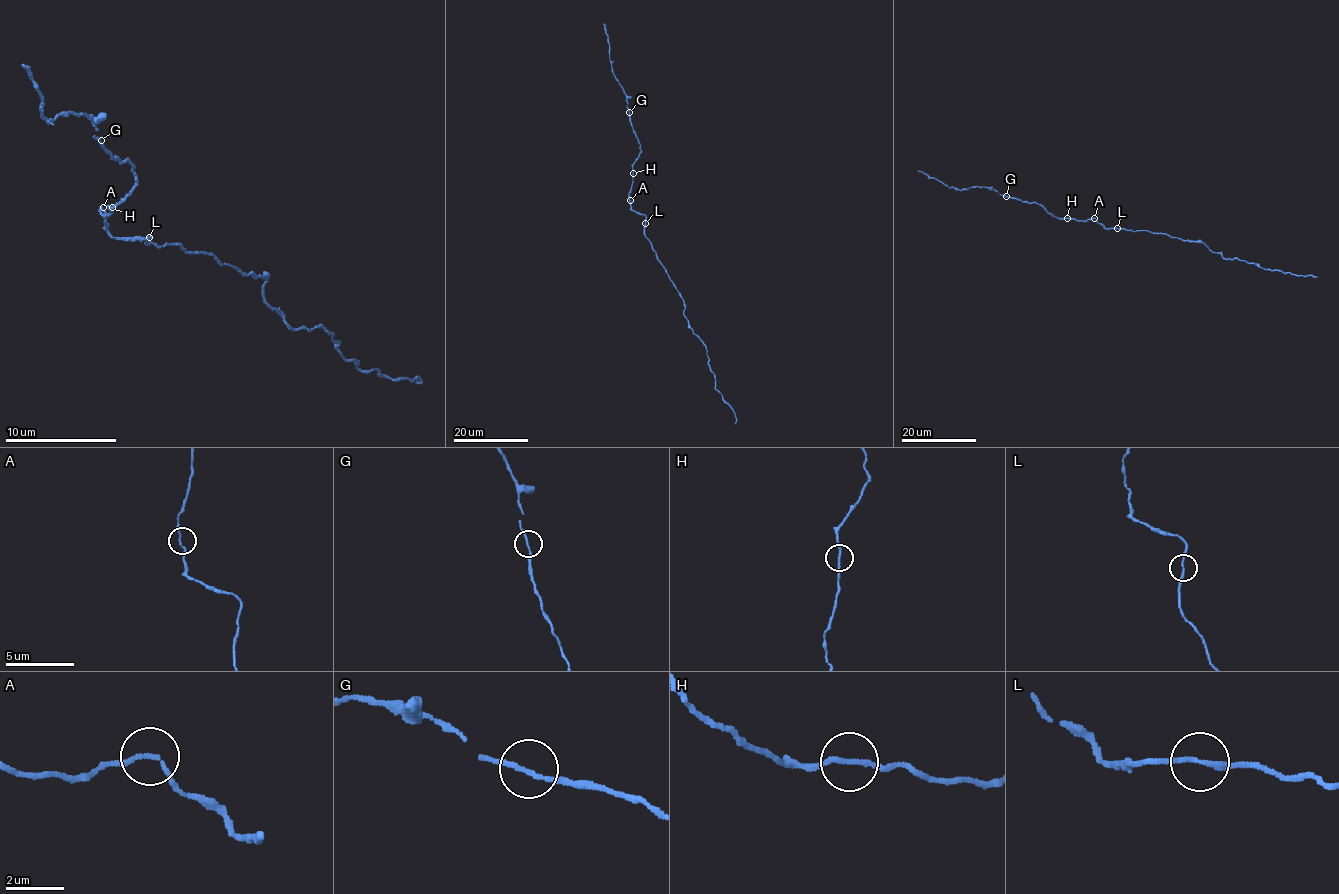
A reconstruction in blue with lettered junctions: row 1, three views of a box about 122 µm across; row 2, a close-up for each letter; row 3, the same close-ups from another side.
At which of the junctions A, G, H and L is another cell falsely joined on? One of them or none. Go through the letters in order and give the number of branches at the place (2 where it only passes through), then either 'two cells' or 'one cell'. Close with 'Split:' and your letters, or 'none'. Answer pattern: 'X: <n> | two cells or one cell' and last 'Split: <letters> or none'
A: 2 | one cell
G: 2 | one cell
H: 2 | one cell
L: 2 | one cell
Split: none

